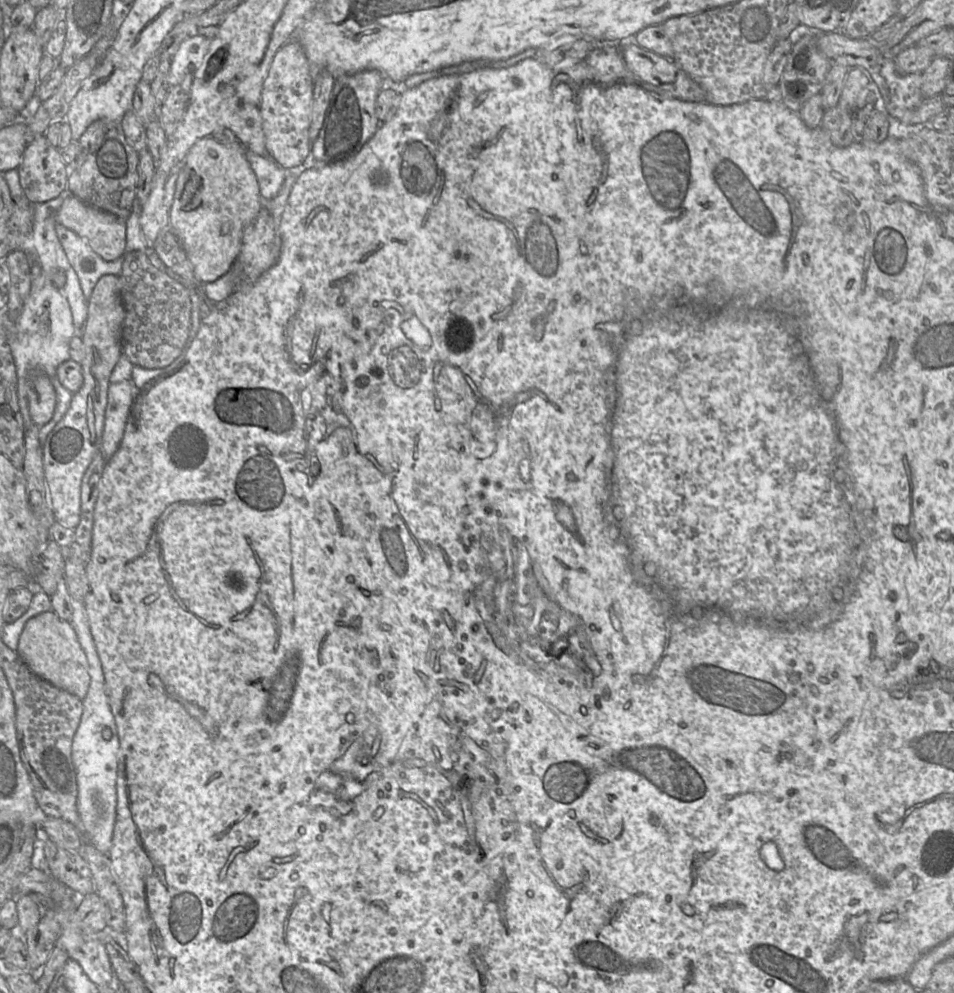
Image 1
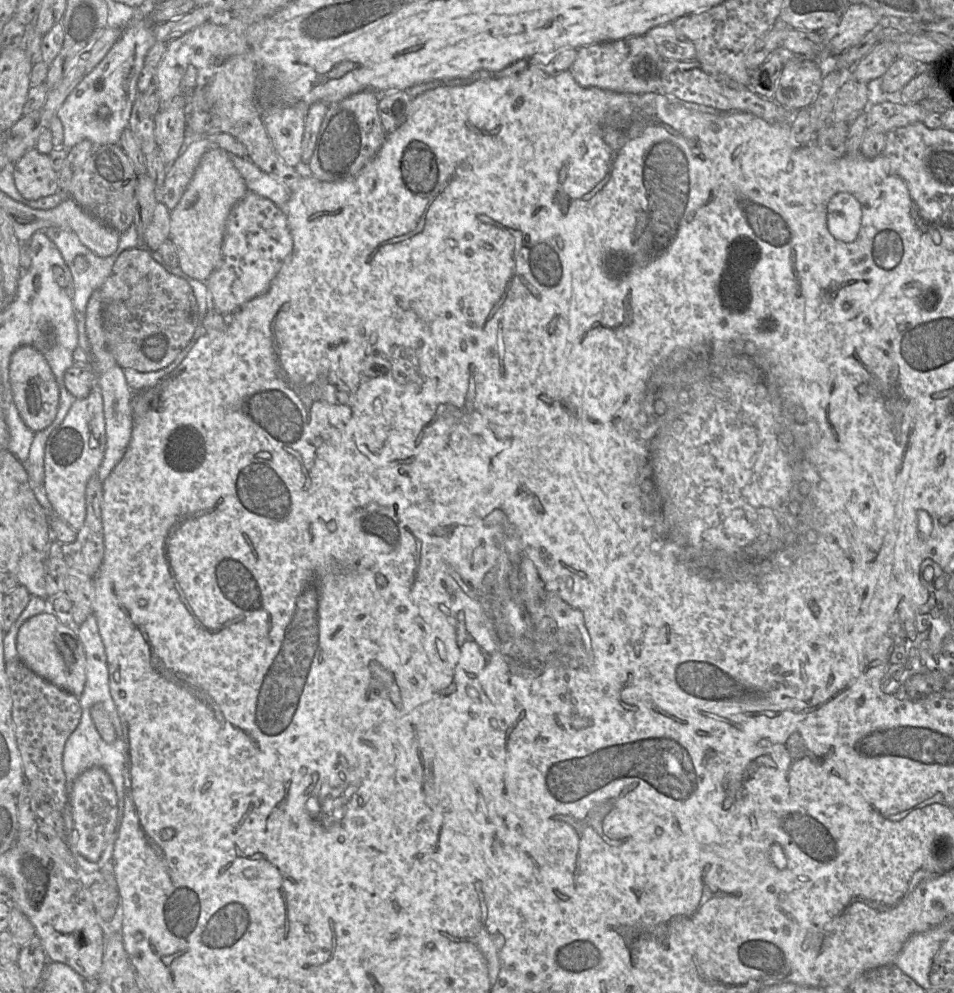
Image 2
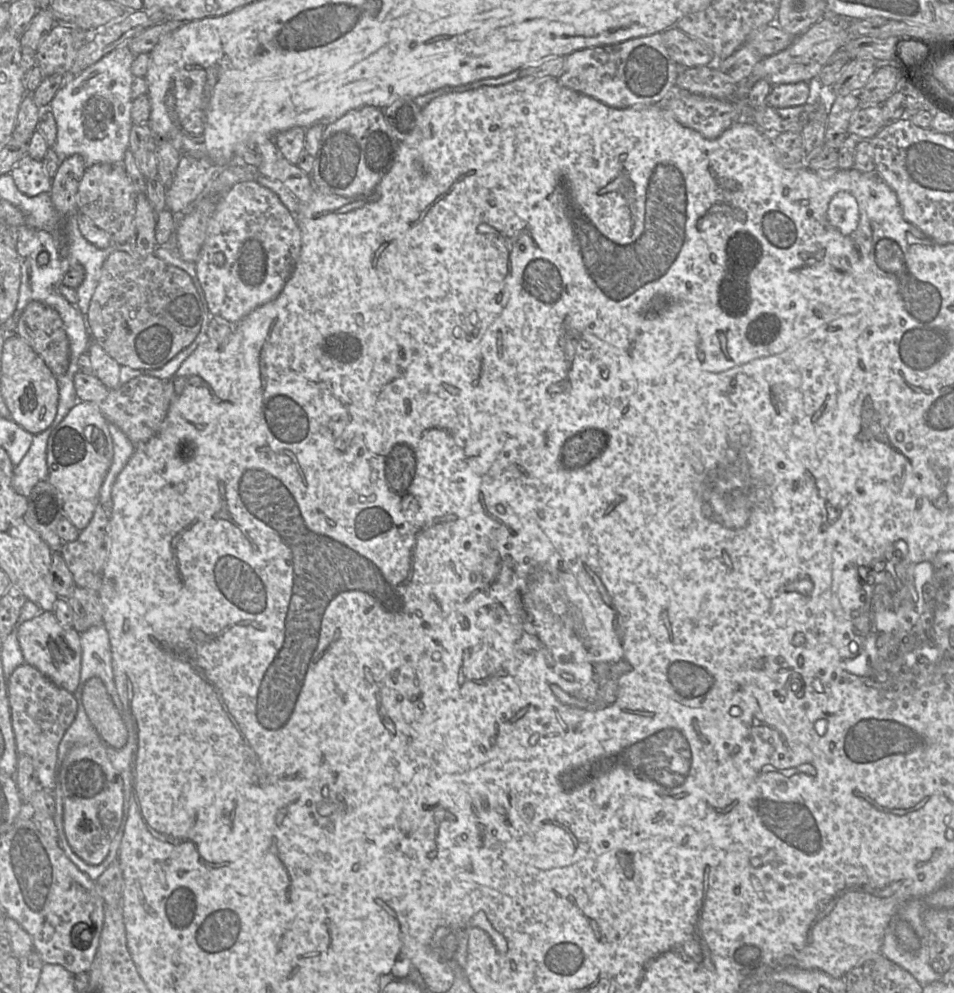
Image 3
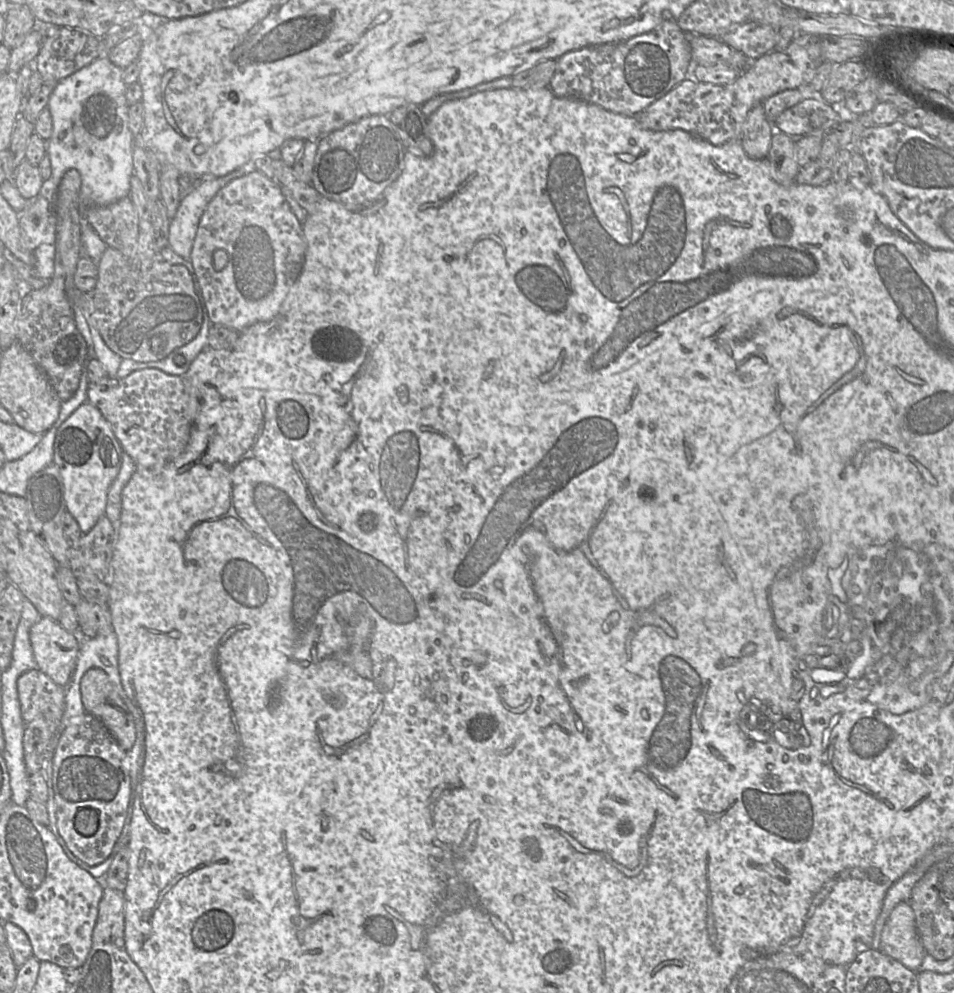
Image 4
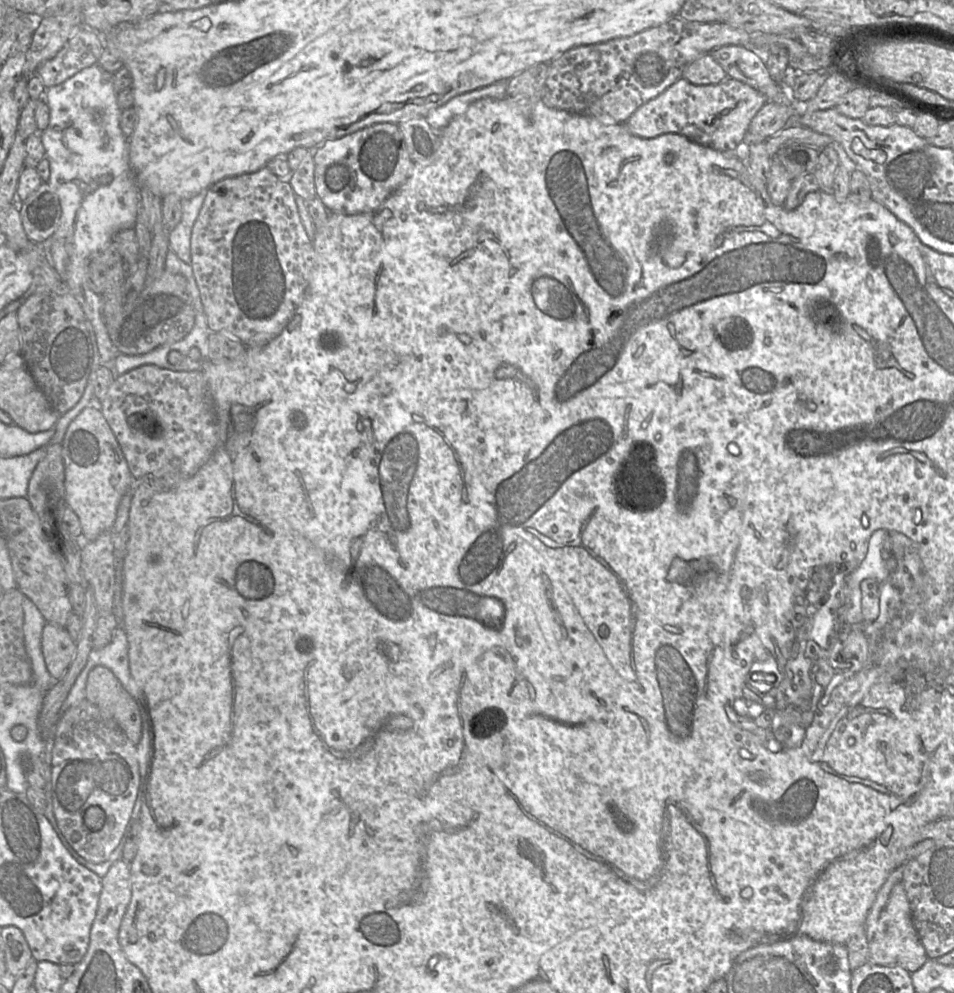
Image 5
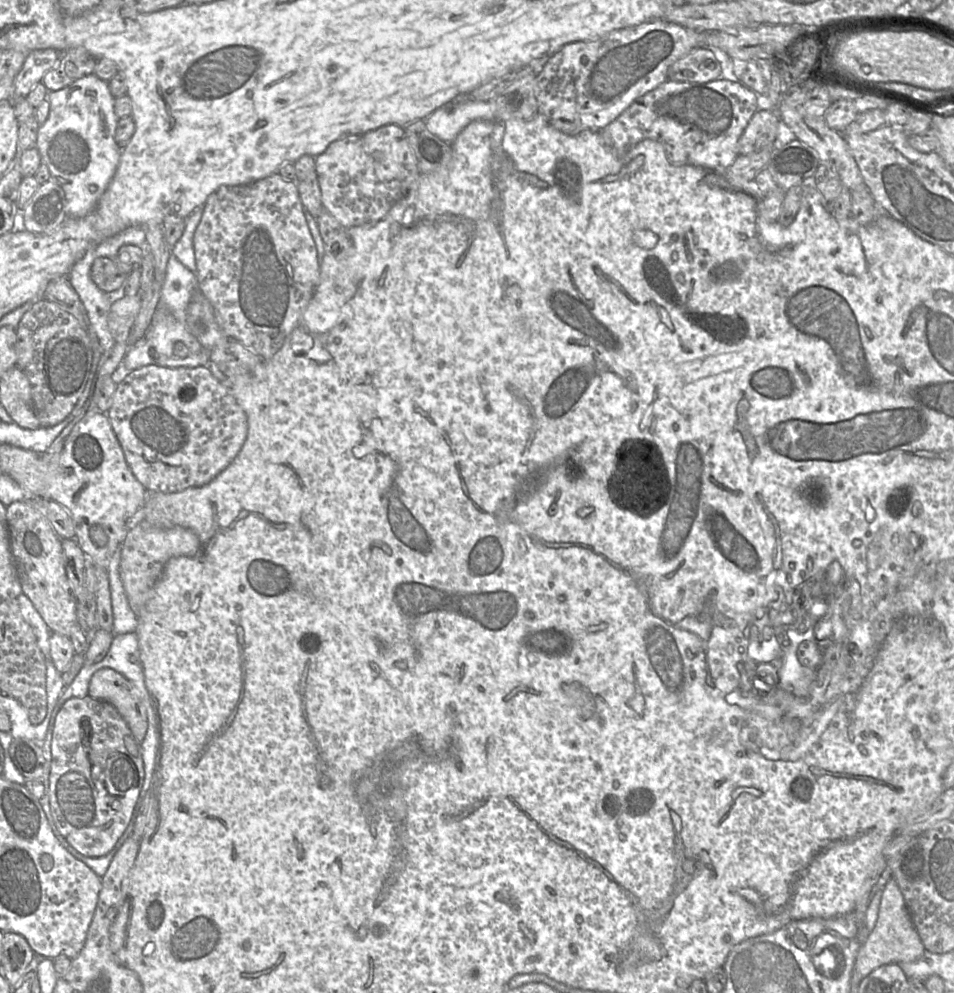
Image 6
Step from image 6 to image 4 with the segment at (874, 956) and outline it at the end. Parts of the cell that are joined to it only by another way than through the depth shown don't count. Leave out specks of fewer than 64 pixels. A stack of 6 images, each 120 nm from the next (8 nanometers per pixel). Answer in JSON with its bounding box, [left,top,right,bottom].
[880,902,926,972]

